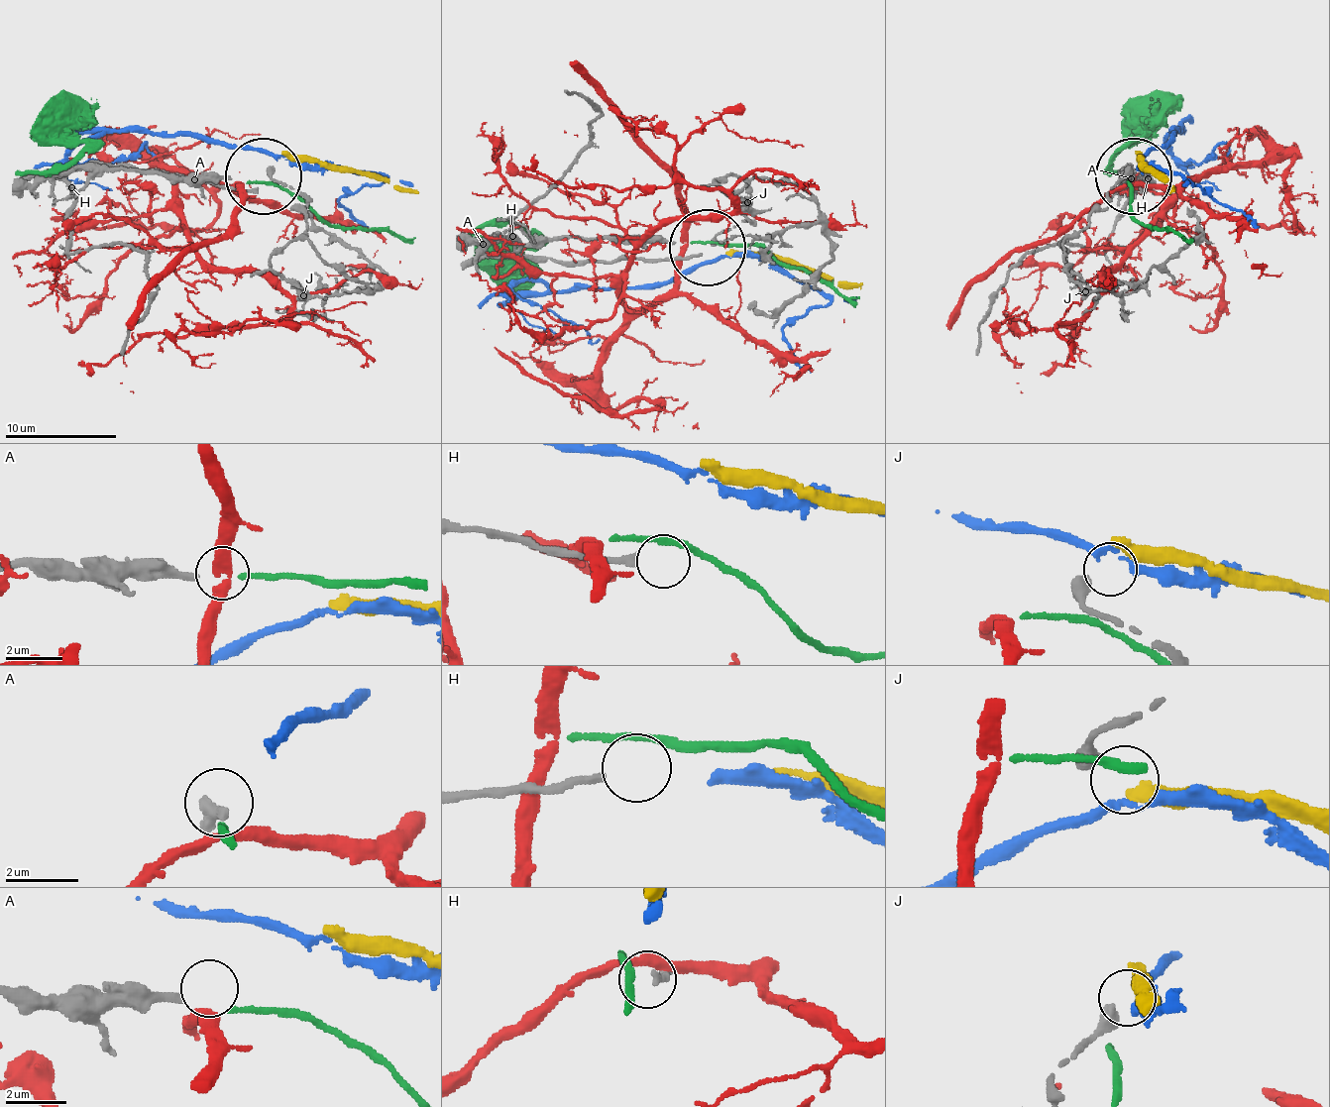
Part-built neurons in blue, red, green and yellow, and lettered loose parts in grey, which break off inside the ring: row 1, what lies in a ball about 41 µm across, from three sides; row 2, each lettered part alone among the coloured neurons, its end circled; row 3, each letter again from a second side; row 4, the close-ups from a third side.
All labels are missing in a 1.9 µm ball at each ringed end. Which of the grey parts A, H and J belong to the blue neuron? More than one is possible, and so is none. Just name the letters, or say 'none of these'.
J

